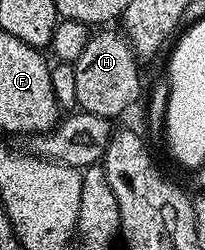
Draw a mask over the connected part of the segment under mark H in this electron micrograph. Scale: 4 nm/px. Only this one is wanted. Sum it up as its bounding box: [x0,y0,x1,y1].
[72,28,141,120]

